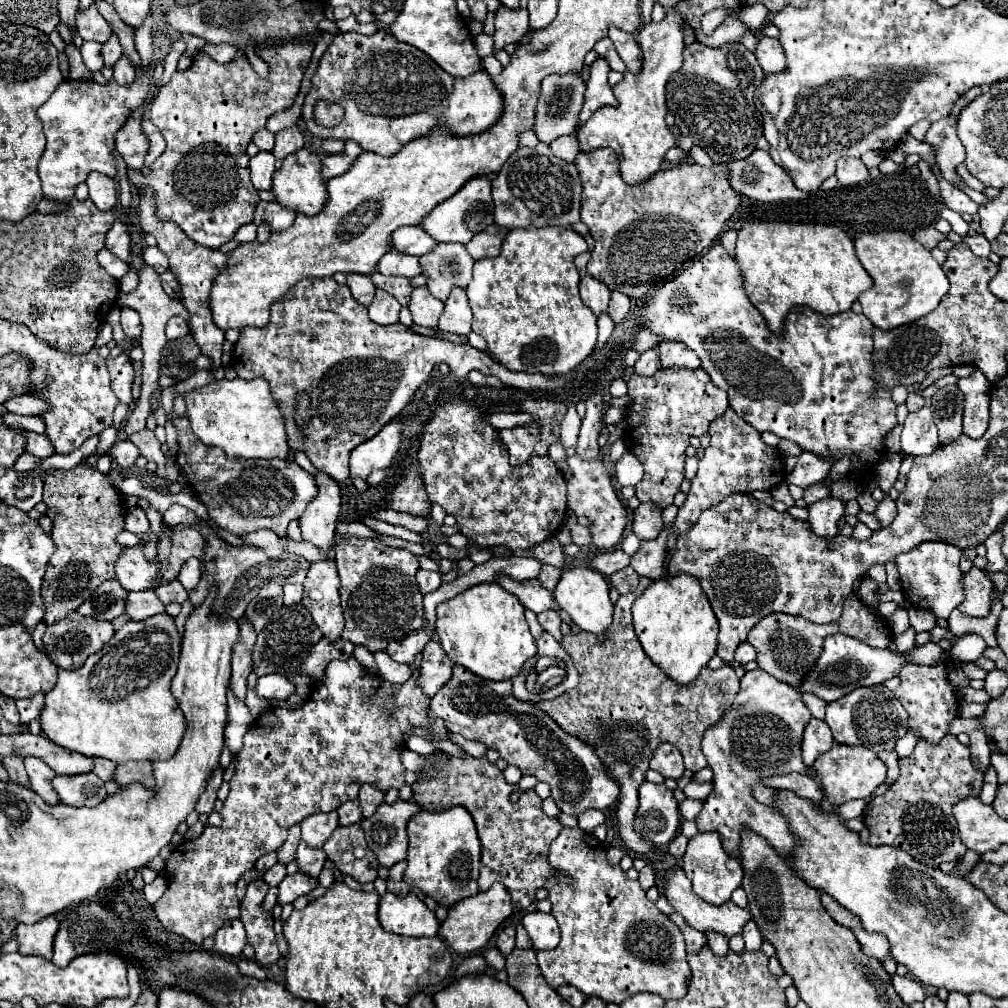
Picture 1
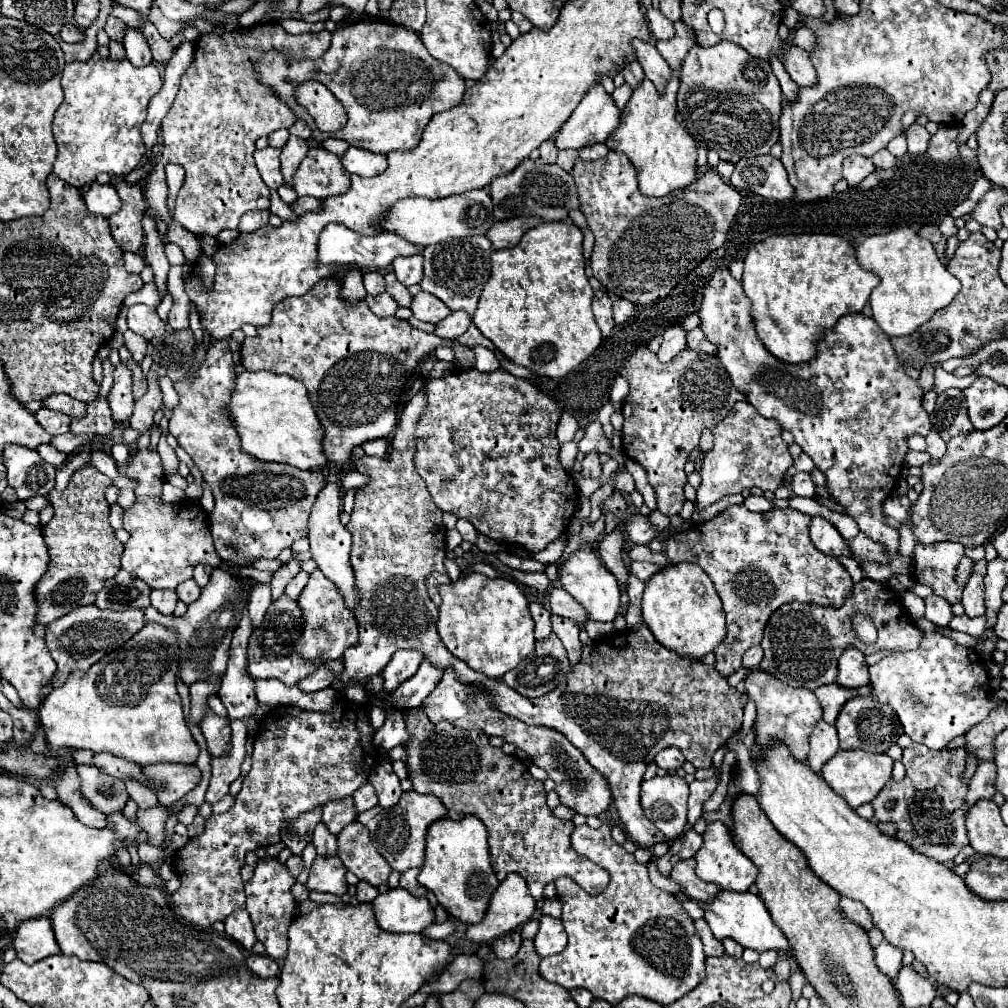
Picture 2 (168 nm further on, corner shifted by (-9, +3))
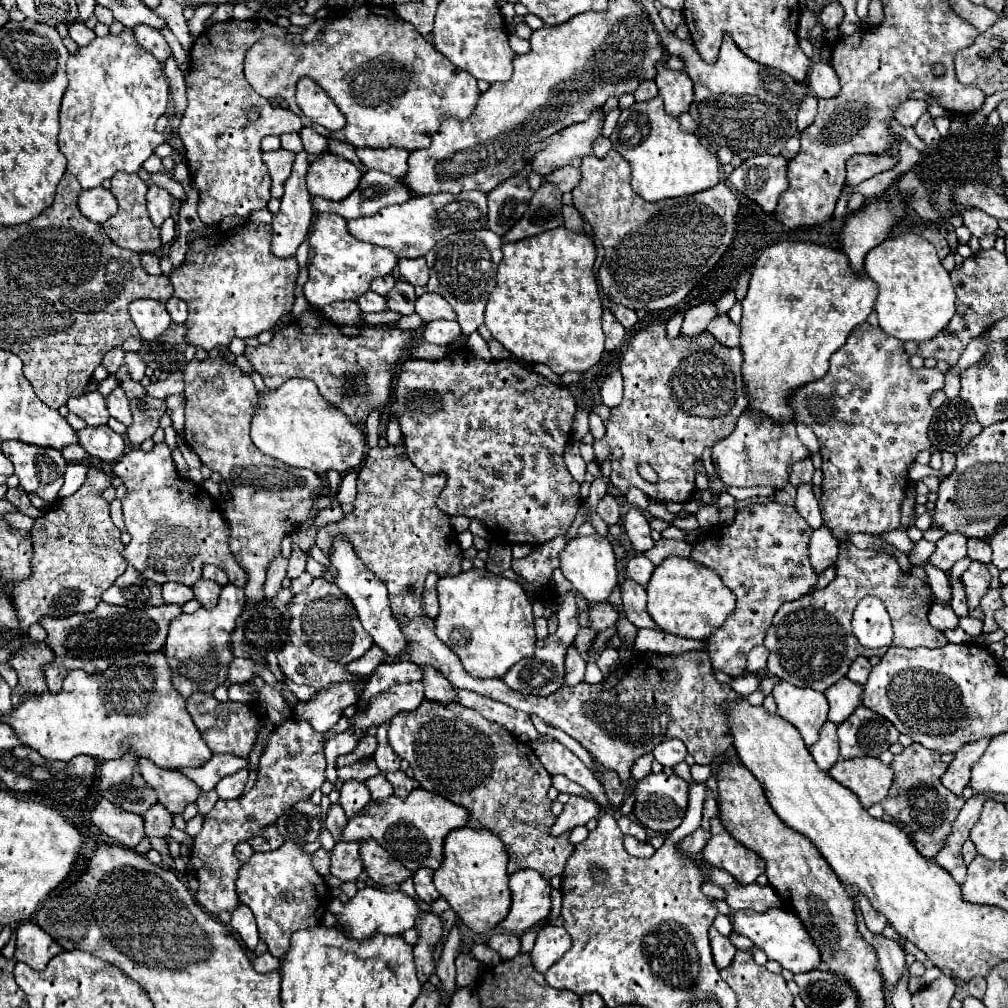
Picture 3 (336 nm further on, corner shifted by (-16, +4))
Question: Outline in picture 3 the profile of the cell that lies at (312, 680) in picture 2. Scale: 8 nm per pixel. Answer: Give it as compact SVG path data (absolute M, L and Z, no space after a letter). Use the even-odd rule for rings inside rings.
M374 644L362 658L350 662L346 668L348 668L352 674L364 674L364 676L368 676L378 664L384 662L384 654L386 654L386 652L380 650L380 646Z

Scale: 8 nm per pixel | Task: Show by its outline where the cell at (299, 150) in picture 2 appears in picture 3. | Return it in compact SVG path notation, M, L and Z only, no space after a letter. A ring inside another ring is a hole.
M300 152L300 154L296 154L292 174L284 184L284 196L280 200L282 202L280 214L274 214L274 218L272 218L272 232L274 232L274 236L272 236L272 254L276 254L278 258L296 256L296 250L302 244L302 240L306 238L308 228L310 228L310 220L314 216L310 192L306 188L306 170L308 170L308 154Z

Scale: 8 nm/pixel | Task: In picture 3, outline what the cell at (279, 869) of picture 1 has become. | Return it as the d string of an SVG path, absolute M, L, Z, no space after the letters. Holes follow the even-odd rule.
M320 848L318 852L314 852L314 868L322 876L330 874L330 850Z

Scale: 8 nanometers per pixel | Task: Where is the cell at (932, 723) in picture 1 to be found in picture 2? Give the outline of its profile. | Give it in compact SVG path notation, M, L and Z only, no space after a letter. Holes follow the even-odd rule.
M925 633L917 649L885 657L879 663L871 665L869 673L873 687L871 695L875 695L877 701L887 703L897 711L905 733L915 743L923 743L935 751L947 747L957 735L967 733L971 727L987 719L989 711L997 707L997 703L989 701L989 675L983 667L983 657L975 649L961 647L953 639L947 639L939 633Z

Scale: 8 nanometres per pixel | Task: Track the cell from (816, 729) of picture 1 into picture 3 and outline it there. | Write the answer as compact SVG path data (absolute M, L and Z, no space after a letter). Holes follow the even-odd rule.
M826 722L820 730L820 738L816 744L812 744L810 754L814 756L814 762L818 764L820 770L828 772L828 768L832 764L838 762L840 754L838 754L838 736L836 736L836 724Z

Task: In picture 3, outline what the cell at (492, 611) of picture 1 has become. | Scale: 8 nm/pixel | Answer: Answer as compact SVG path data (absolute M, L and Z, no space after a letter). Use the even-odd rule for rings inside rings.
M472 568L458 576L438 578L436 592L440 602L436 636L460 658L468 674L476 678L502 678L512 664L534 654L532 602L518 582Z

